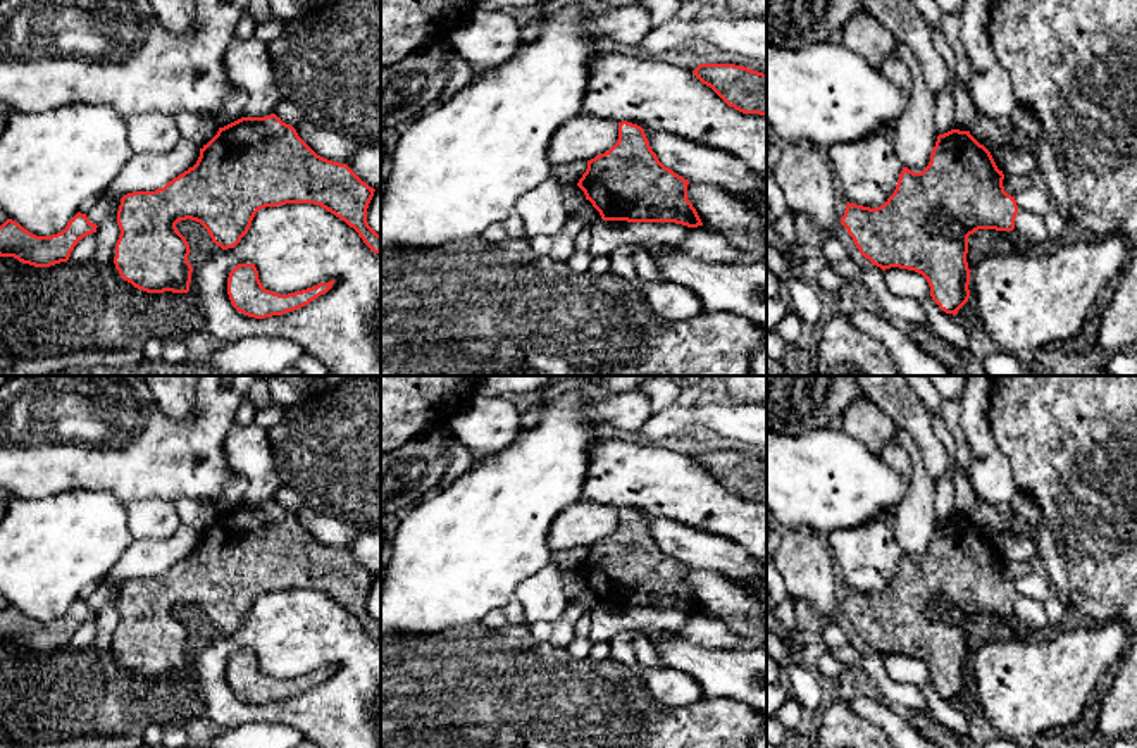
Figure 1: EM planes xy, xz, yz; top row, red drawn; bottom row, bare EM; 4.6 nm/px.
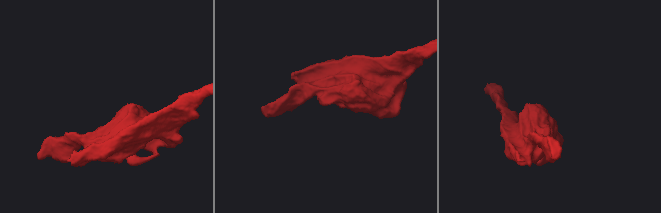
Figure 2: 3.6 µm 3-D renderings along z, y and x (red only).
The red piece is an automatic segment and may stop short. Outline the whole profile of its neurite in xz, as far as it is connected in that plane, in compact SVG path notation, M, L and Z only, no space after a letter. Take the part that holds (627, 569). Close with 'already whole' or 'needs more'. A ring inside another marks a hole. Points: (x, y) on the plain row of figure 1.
M627 507L618 508L617 529L608 538L587 546L587 555L577 569L603 607L675 608L698 614L703 608L687 586L687 570L687 565L658 546L644 515Z; already whole

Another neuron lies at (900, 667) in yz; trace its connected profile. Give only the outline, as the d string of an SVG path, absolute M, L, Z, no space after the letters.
M891 653L884 657L884 667L887 676L898 683L915 684L918 688L930 684L927 665L915 657Z

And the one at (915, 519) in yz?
M896 429L894 439L910 455L911 484L906 498L892 514L892 531L903 553L922 558L930 548L930 539L939 522L935 510L935 483L911 436L904 429Z

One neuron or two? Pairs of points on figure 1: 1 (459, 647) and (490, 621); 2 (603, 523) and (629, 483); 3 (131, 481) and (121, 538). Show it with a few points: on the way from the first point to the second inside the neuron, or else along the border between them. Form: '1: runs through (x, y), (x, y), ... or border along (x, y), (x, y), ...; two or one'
1: border along (481, 623), (488, 628), (502, 628), (505, 624); two
2: border along (583, 500), (608, 504), (617, 509); two
3: border along (88, 488), (104, 488), (126, 504); two

